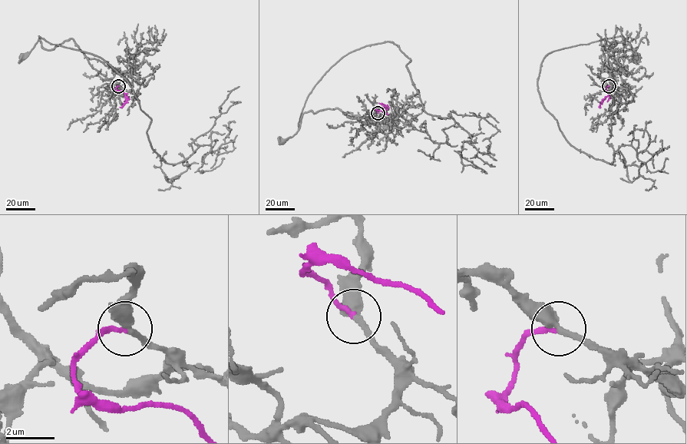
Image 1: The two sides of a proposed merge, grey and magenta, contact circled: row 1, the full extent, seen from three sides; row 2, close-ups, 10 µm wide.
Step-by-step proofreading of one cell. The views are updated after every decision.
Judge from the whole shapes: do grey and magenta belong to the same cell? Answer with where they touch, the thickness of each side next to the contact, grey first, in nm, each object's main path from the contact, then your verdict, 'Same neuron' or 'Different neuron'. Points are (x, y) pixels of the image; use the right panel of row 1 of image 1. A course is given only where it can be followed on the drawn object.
Place: (609, 86). Thickness 360 nm (grey) against 180 nm. Course of grey: (609, 86), (615, 89), (605, 38), (607, 50), (625, 40), (637, 57). Course of magenta: (609, 86), (606, 90), (609, 94), (599, 107). Same neuron

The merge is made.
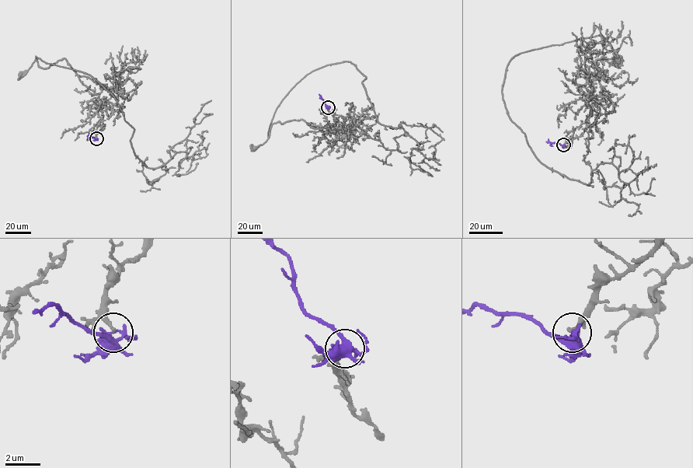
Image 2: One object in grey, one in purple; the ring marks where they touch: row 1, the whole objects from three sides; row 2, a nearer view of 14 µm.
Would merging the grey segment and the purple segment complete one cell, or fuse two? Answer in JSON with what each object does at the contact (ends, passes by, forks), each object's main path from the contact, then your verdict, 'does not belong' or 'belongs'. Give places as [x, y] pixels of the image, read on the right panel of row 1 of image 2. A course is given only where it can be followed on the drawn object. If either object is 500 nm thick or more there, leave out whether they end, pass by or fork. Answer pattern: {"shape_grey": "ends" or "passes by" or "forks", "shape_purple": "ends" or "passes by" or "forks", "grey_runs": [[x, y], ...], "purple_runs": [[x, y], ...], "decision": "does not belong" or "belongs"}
{"shape_grey": "ends", "shape_purple": "forks", "grey_runs": [[563, 144], [585, 122], [589, 98], [593, 94], [581, 38], [583, 51], [606, 40], [618, 60]], "purple_runs": [[563, 144], [554, 142], [550, 145], [552, 146]], "decision": "does not belong"}

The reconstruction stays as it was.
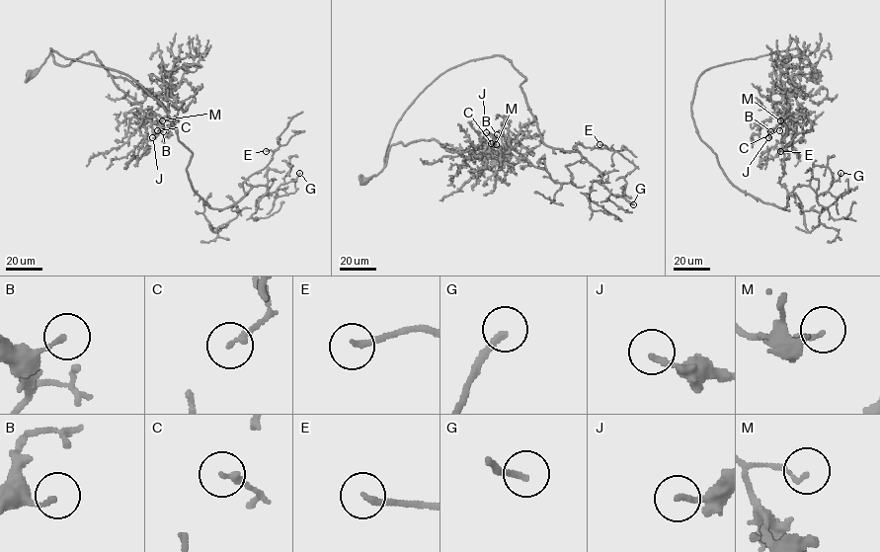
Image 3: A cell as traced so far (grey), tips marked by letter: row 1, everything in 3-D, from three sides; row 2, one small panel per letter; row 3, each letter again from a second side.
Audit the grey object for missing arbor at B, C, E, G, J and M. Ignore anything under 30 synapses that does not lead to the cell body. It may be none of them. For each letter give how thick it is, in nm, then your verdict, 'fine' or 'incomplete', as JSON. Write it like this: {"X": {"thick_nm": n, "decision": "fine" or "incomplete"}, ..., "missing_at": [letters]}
{"B": {"thick_nm": 140, "decision": "fine"}, "C": {"thick_nm": 190, "decision": "fine"}, "E": {"thick_nm": 180, "decision": "incomplete"}, "G": {"thick_nm": 190, "decision": "incomplete"}, "J": {"thick_nm": 170, "decision": "fine"}, "M": {"thick_nm": 120, "decision": "fine"}, "missing_at": ["E", "G"]}

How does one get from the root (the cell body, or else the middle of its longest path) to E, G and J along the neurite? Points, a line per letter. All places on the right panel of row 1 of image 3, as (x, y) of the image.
E: (817, 75), (793, 48), (711, 67), (696, 81), (691, 117), (725, 176), (784, 208), (780, 151)
G: (817, 75), (798, 48), (711, 67), (691, 117), (763, 202), (840, 173)
J: (817, 75), (803, 53), (779, 65), (775, 51), (789, 113), (778, 113), (780, 122), (768, 137)

